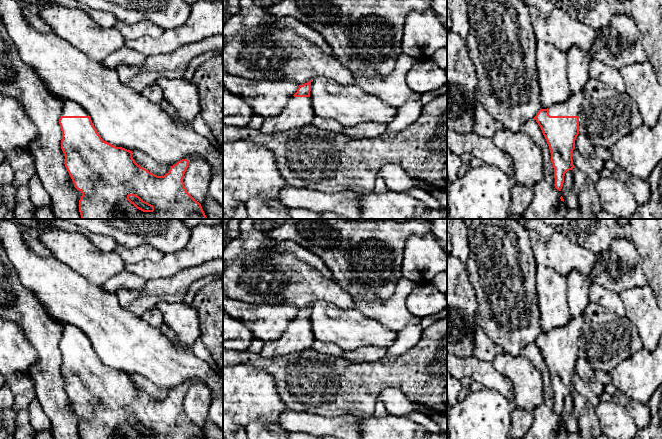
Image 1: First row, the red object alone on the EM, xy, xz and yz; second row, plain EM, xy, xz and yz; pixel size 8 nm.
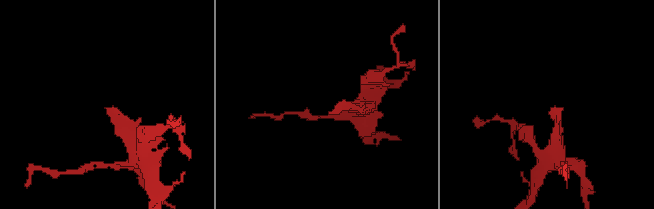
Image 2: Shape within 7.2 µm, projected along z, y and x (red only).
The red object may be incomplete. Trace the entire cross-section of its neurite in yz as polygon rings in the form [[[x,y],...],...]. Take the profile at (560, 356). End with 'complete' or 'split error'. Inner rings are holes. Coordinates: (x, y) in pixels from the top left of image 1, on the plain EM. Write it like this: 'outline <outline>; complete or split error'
outline [[[585,313],[562,327],[541,333],[533,342],[540,350],[551,377],[555,412],[561,415],[565,397],[574,392],[572,376],[579,358],[579,337]]]; split error

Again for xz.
outline [[[311,305],[299,309],[283,335],[275,341],[266,341],[260,351],[262,357],[281,357],[288,353],[312,348],[315,341],[310,323]]]; split error

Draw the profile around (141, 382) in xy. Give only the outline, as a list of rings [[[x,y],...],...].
[[[133,375],[132,381],[138,389],[157,400],[164,400],[168,395],[168,391],[161,390],[157,385],[142,375]]]

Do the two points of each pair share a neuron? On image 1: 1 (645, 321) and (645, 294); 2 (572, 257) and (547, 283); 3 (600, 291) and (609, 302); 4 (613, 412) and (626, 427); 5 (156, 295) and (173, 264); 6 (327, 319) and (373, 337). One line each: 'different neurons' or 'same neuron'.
1: same neuron
2: different neurons
3: same neuron
4: same neuron
5: different neurons
6: same neuron

